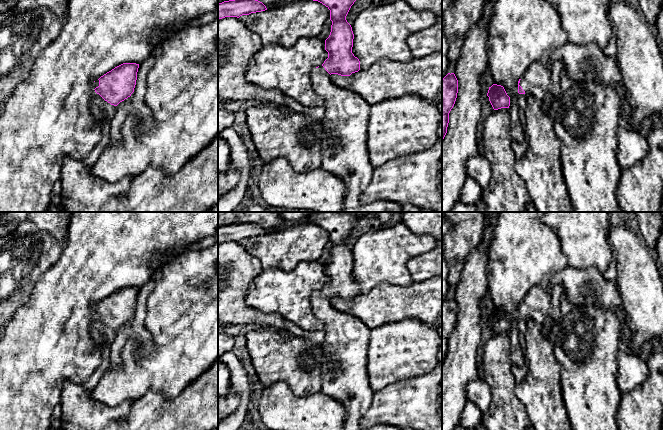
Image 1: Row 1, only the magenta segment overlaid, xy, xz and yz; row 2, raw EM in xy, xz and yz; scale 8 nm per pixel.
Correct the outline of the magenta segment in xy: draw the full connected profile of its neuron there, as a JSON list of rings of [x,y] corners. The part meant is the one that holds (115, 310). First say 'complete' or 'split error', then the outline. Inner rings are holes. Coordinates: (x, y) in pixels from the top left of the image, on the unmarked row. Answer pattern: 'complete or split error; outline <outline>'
split error; outline [[[123,287],[95,304],[95,316],[111,329],[117,330],[134,316],[139,288]]]

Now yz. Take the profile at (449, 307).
complete; outline [[[448,297],[442,303],[442,365],[447,357],[449,337],[453,332],[458,317],[458,304],[454,297]]]

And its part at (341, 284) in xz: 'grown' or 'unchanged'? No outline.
grown

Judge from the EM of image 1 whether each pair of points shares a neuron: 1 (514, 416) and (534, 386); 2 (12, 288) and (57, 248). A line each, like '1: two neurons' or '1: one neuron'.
1: two neurons
2: one neuron

